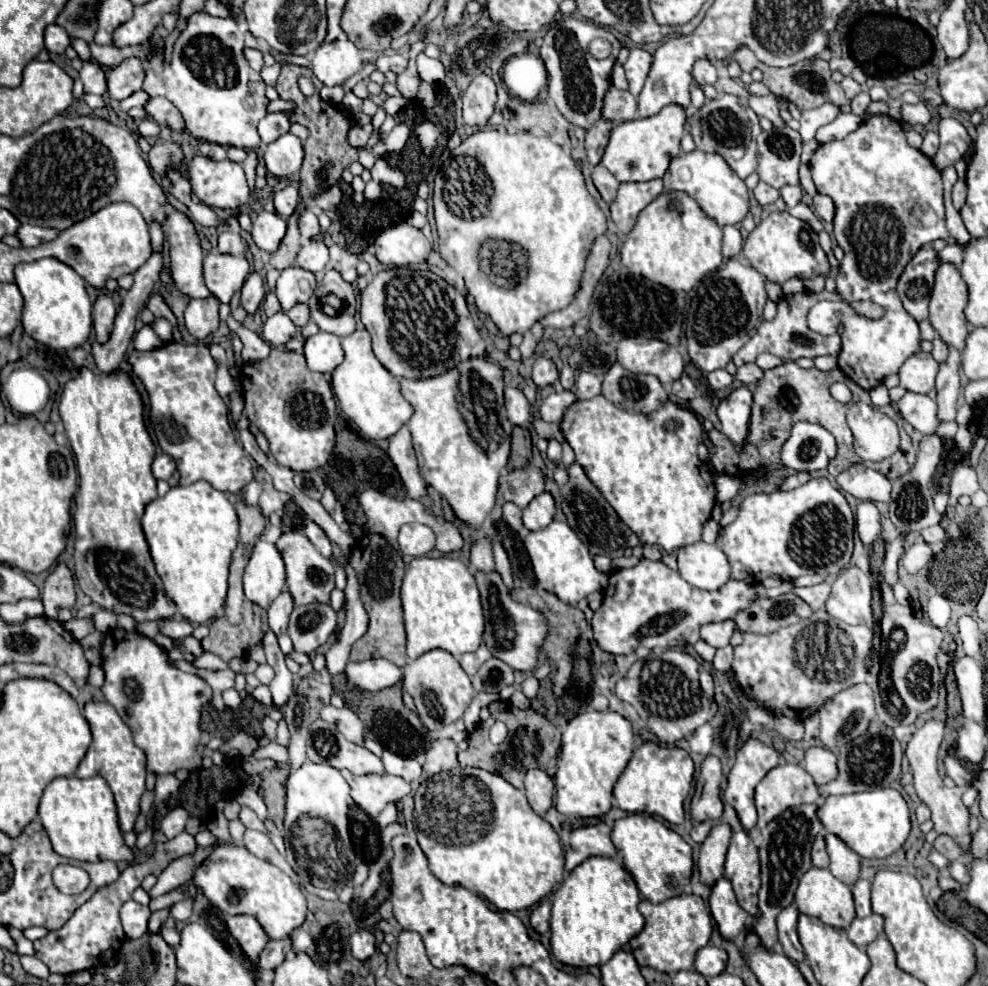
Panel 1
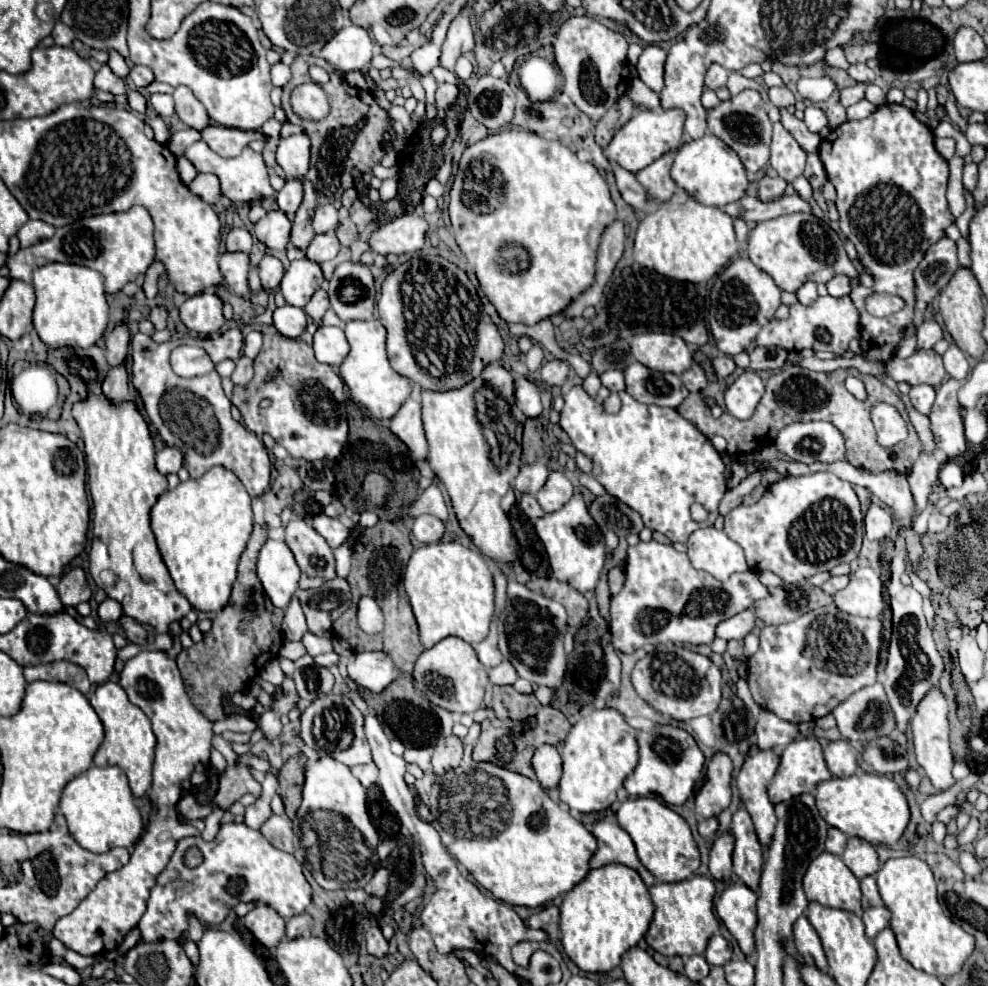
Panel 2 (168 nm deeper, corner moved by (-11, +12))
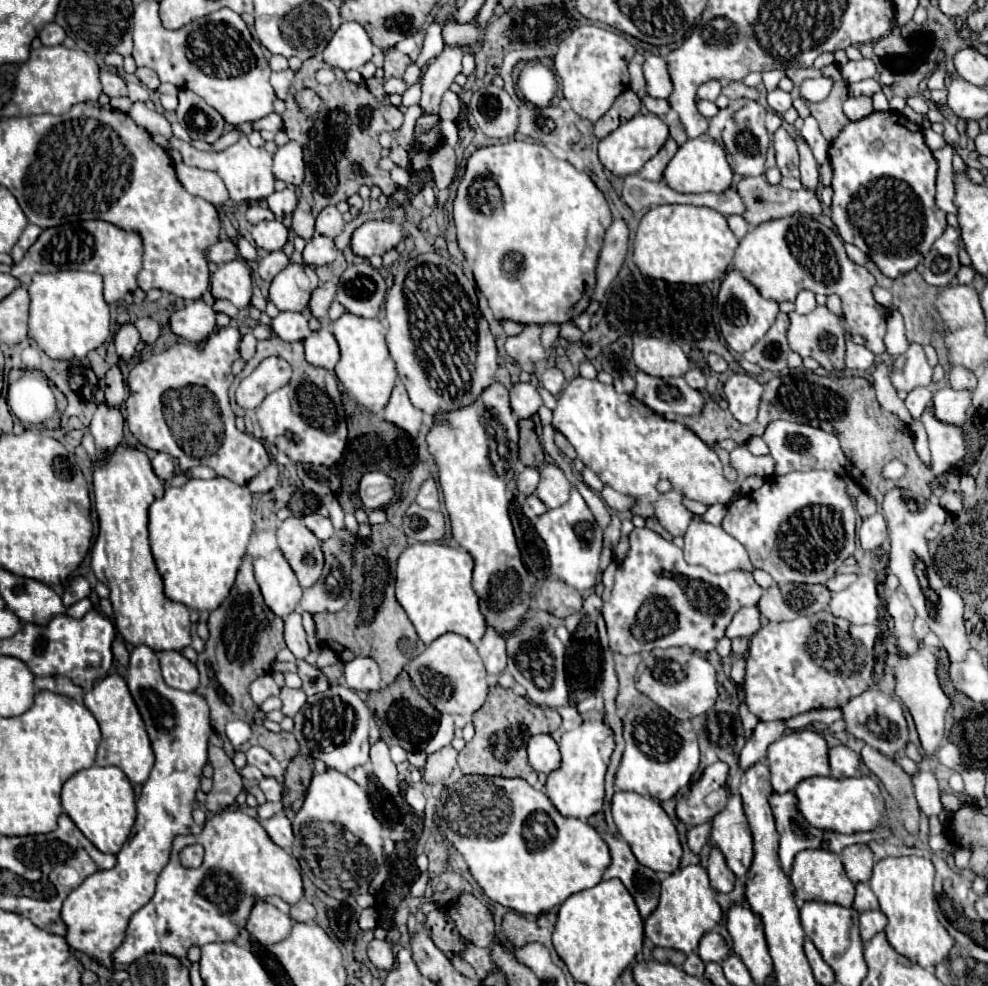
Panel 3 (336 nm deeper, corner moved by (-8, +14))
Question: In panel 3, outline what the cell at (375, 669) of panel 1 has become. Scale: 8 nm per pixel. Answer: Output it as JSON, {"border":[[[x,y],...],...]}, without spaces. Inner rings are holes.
{"border":[[[355,658],[345,664],[347,686],[361,692],[375,692],[381,688],[379,666],[371,658]]]}

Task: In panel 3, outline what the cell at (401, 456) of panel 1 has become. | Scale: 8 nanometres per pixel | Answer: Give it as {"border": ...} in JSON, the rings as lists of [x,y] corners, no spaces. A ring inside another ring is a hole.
{"border":[[[397,380],[397,384],[393,388],[389,404],[383,410],[383,418],[393,422],[393,424],[397,424],[399,428],[403,428],[411,436],[417,436],[417,432],[419,432],[419,426],[421,426],[421,420],[423,420],[423,412],[417,410],[409,402],[407,390],[405,390],[401,380]]]}

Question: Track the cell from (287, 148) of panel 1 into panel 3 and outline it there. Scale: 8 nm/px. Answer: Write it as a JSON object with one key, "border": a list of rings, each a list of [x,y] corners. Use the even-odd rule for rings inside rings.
{"border":[[[289,142],[281,146],[273,156],[273,174],[277,180],[283,180],[285,184],[301,186],[305,172],[303,162],[303,150],[297,142]]]}

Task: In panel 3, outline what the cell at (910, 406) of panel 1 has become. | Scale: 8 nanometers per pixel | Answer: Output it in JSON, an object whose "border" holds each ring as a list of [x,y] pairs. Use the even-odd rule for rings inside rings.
{"border":[[[915,388],[915,390],[911,390],[911,392],[907,394],[905,406],[907,406],[907,410],[911,412],[911,416],[917,420],[917,418],[923,414],[923,410],[929,408],[931,400],[933,400],[933,392],[931,392],[929,388]]]}

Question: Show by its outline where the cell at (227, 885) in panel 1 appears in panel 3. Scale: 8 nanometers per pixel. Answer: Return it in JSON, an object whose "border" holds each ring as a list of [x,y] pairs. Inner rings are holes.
{"border":[[[223,810],[205,822],[199,836],[175,838],[171,860],[157,878],[157,890],[149,904],[133,914],[127,928],[127,938],[115,952],[115,962],[131,964],[145,954],[169,954],[183,960],[191,946],[203,946],[209,942],[233,942],[239,936],[239,930],[245,926],[255,902],[271,894],[281,896],[289,904],[295,904],[303,898],[303,882],[297,860],[271,840],[255,818],[243,814],[241,810]],[[195,842],[205,848],[203,864],[199,868],[185,868],[179,862],[179,852]]]}

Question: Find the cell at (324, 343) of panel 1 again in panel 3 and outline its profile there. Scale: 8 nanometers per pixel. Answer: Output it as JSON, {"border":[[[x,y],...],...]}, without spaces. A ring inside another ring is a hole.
{"border":[[[321,328],[317,332],[311,332],[305,340],[305,358],[313,366],[321,366],[325,370],[333,370],[339,362],[339,346],[331,334],[329,328]]]}

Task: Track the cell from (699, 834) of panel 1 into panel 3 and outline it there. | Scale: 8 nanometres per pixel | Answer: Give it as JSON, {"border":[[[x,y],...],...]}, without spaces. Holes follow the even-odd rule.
{"border":[[[699,824],[699,826],[693,826],[689,832],[687,832],[687,846],[693,854],[699,854],[701,848],[705,846],[707,842],[707,836],[709,836],[709,830],[711,826],[709,824]]]}

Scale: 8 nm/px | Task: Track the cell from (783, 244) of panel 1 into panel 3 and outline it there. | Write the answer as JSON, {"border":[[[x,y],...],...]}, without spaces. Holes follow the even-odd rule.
{"border":[[[793,214],[755,226],[739,242],[733,266],[741,272],[743,278],[757,286],[763,298],[775,302],[795,302],[799,290],[809,290],[823,296],[837,294],[841,298],[843,316],[851,328],[851,334],[863,336],[867,340],[865,346],[873,354],[885,352],[883,338],[887,316],[881,312],[881,306],[875,302],[871,292],[871,288],[875,286],[875,278],[865,266],[857,266],[849,260],[841,236],[837,236],[821,222],[801,214]]]}

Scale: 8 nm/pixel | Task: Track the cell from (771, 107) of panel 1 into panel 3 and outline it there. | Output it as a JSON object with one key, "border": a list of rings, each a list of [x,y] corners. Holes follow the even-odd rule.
{"border":[[[803,138],[797,140],[797,146],[799,146],[799,154],[801,154],[801,184],[803,188],[807,190],[817,190],[819,186],[819,168],[817,168],[817,162],[809,150],[809,146],[805,144]]]}

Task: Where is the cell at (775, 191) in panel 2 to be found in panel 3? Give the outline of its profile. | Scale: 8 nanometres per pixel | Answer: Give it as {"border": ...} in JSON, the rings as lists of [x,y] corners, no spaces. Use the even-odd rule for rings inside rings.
{"border":[[[765,176],[743,178],[737,184],[737,192],[745,202],[745,222],[749,226],[759,226],[767,220],[777,220],[791,214],[821,215],[823,208],[817,194],[811,190],[785,190],[783,186],[773,186]],[[763,186],[767,192],[763,192]]]}

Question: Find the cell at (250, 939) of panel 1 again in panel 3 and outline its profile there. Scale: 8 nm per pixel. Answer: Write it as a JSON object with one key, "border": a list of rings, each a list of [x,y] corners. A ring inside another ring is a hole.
{"border":[[[269,902],[257,904],[247,920],[247,932],[263,946],[271,946],[287,938],[291,926],[291,918]]]}

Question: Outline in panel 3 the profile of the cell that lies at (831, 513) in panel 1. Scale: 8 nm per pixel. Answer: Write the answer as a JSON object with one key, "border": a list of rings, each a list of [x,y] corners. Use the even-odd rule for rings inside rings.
{"border":[[[809,470],[809,472],[789,472],[785,476],[771,476],[765,480],[765,484],[751,492],[747,498],[743,500],[737,500],[737,504],[741,504],[739,508],[739,514],[737,516],[729,516],[729,506],[727,506],[727,516],[723,518],[723,530],[727,534],[731,534],[733,538],[737,538],[745,550],[749,552],[749,558],[751,558],[751,564],[759,570],[765,570],[767,574],[771,574],[771,578],[777,582],[777,584],[787,584],[787,582],[805,582],[805,584],[825,584],[829,578],[835,576],[837,568],[845,562],[845,558],[849,558],[853,552],[855,552],[855,520],[857,520],[857,512],[855,512],[855,502],[847,496],[845,492],[845,484],[843,480],[833,474],[831,470]]]}

